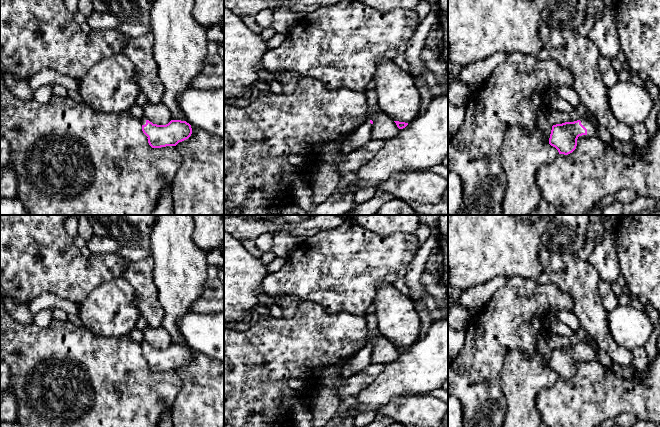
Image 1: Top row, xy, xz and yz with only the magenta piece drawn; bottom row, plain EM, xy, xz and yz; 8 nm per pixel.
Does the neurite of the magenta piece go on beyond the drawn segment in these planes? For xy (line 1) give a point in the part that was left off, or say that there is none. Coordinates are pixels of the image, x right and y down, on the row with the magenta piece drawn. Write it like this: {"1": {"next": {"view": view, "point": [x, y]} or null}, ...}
{"1": {"next": {"view": "xy", "point": [143, 120]}}}

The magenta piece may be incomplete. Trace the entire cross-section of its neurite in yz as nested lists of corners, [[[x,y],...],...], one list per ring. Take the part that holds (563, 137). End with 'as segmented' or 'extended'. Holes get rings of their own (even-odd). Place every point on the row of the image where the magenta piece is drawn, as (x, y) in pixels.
[[[587,110],[586,115],[574,122],[565,122],[552,126],[549,144],[555,147],[559,154],[568,155],[577,146],[579,137],[597,136],[596,118]]]; extended

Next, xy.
[[[144,116],[139,118],[142,131],[152,148],[176,146],[179,142],[188,139],[192,134],[189,123],[181,120],[171,120],[166,125],[153,124]]]; extended

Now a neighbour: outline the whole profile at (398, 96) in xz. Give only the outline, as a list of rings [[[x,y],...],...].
[[[381,58],[374,80],[378,104],[394,121],[409,123],[419,115],[421,96],[409,72]]]

